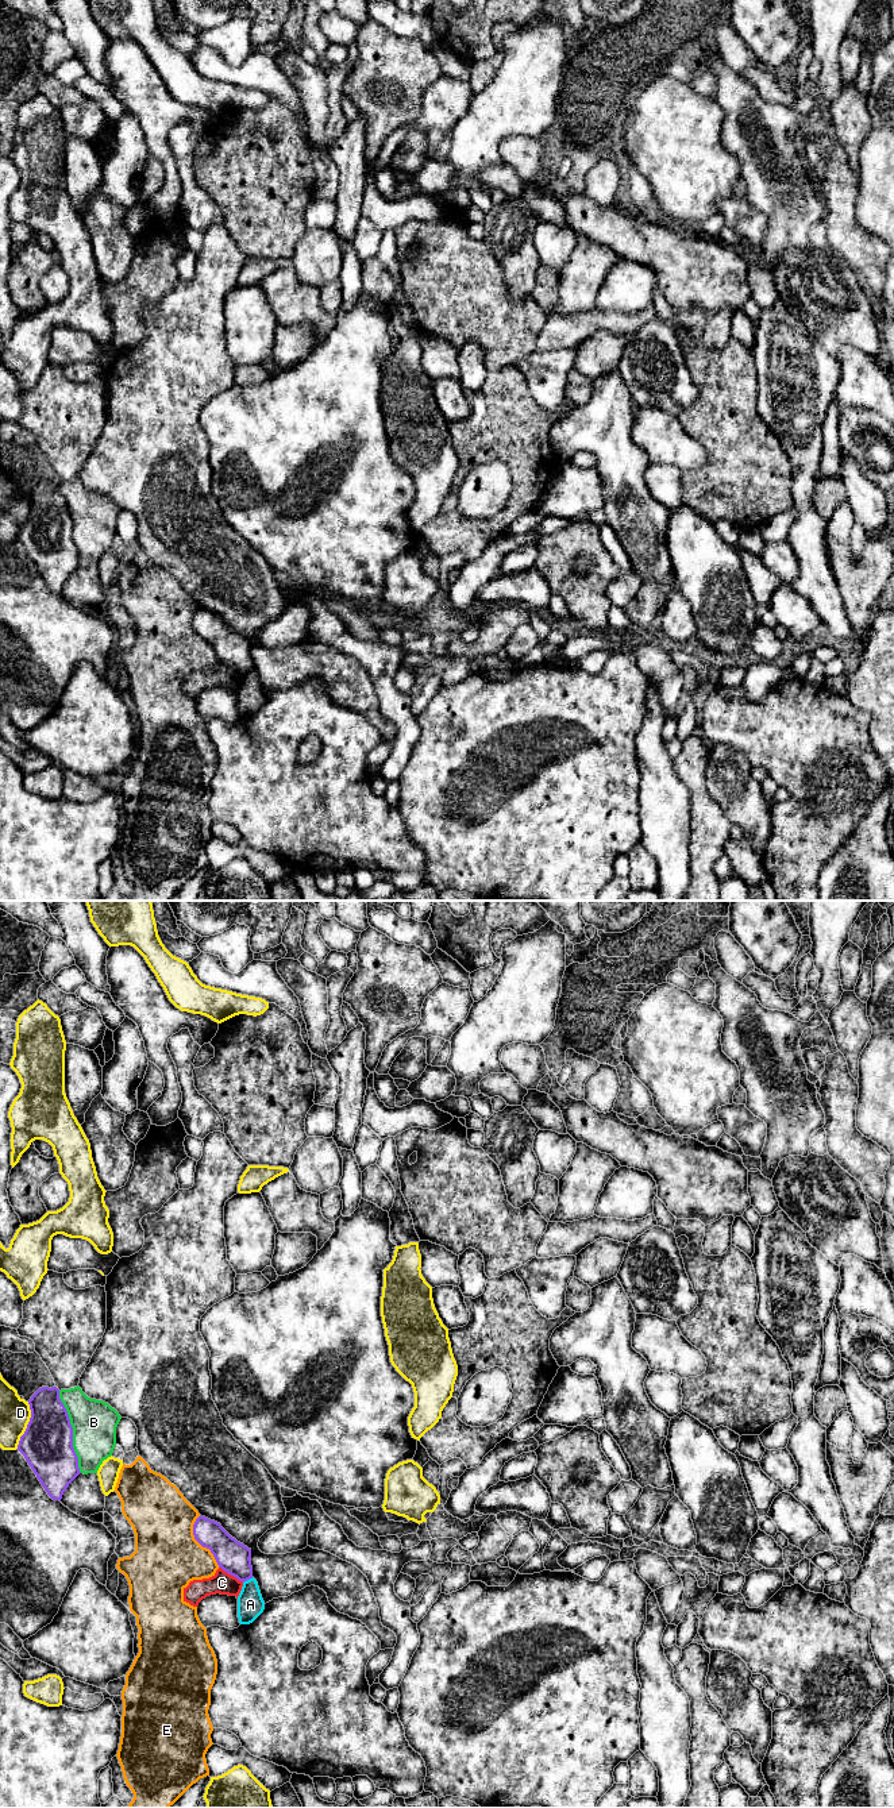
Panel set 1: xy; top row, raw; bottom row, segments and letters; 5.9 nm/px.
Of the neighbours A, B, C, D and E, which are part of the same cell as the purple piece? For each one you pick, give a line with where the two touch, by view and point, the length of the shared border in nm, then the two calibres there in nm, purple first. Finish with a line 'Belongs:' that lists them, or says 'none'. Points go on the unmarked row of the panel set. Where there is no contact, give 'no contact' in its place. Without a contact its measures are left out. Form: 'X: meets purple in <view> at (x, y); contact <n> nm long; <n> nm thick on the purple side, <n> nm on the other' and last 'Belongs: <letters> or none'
Belongs: none

